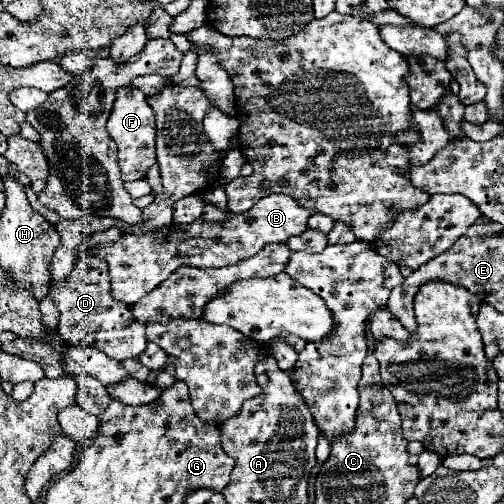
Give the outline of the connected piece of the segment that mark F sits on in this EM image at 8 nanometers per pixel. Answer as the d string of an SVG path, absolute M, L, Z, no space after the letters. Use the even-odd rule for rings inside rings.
M124 86L116 90L116 102L110 112L108 134L118 144L118 164L122 170L122 180L138 180L144 178L148 168L154 164L154 150L156 150L156 128L154 128L154 110L146 100L146 94L140 88Z

